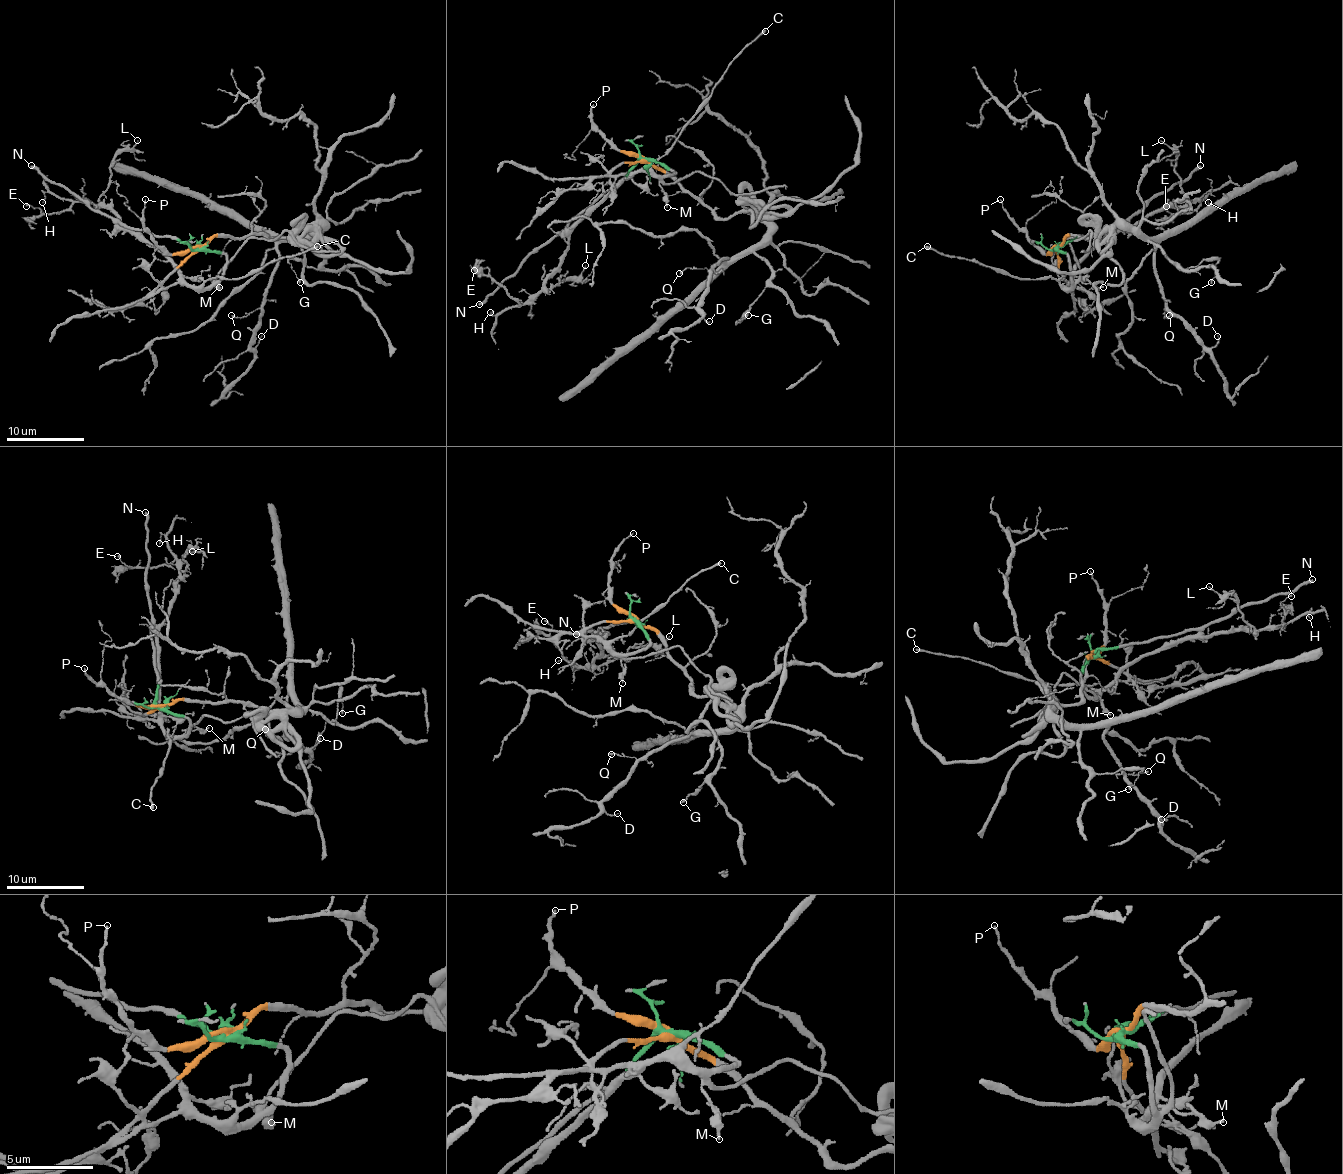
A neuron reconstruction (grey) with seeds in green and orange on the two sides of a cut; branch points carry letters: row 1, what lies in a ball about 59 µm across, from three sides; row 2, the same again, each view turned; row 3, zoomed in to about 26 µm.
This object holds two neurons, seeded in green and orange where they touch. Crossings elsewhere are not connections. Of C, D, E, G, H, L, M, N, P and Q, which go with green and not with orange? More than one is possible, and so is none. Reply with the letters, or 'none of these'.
C, E, H, L, M, N

